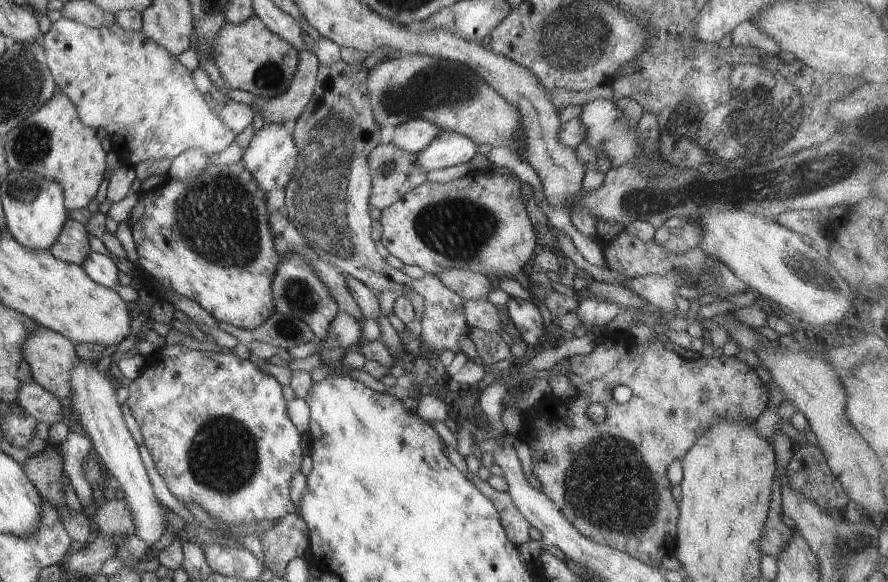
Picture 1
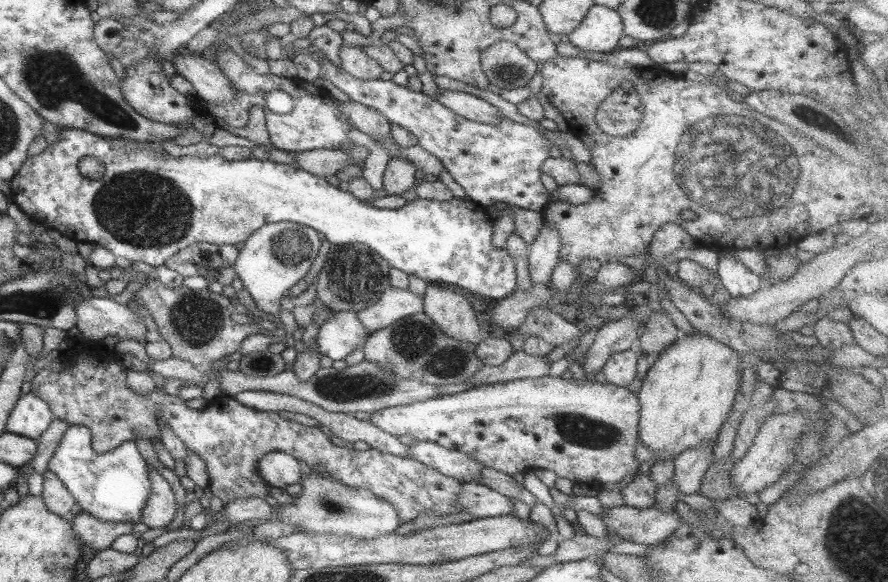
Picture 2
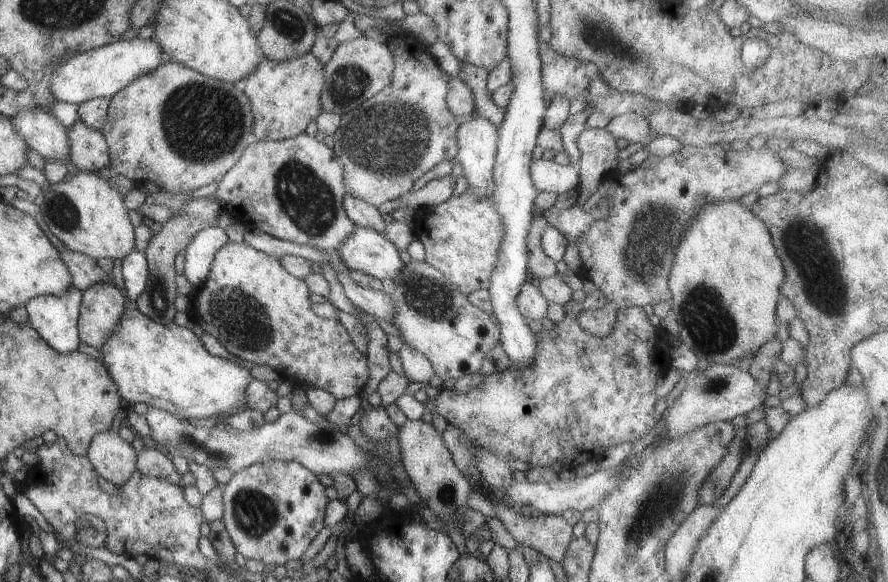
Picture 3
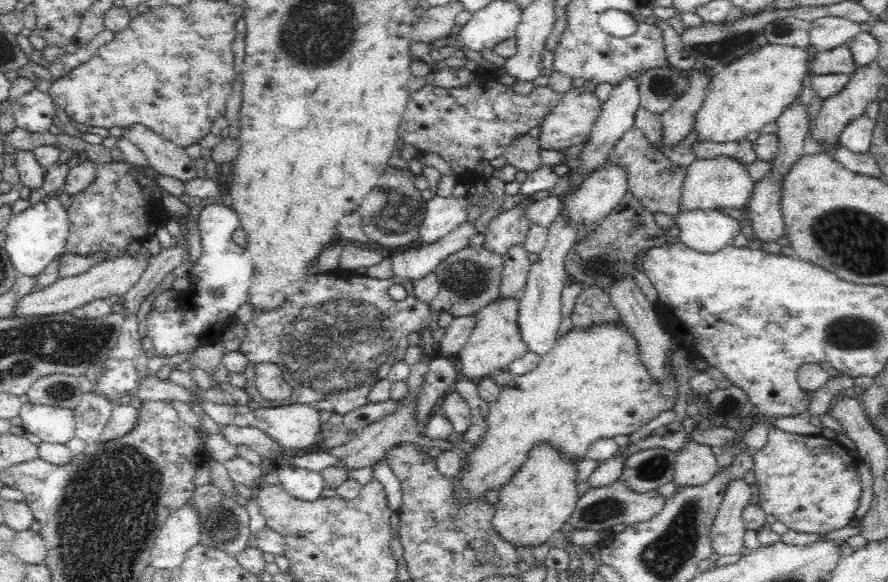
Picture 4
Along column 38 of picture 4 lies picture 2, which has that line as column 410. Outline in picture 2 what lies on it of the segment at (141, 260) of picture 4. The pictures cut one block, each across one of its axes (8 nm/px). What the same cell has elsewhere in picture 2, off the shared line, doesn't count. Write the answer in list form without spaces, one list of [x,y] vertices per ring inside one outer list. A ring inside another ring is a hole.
[[[390,287],[375,304],[356,312],[368,333],[388,327],[393,321],[422,312],[422,298],[407,290]]]

